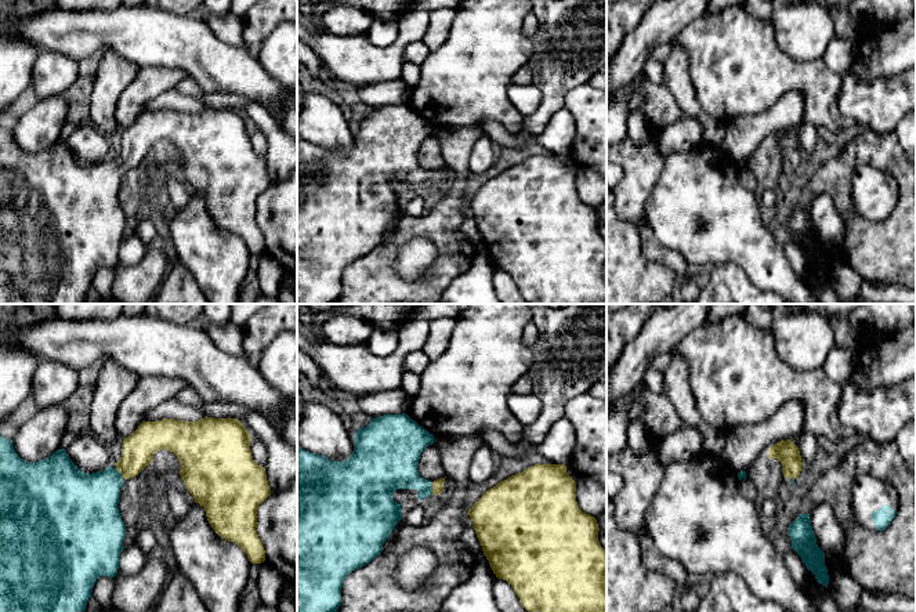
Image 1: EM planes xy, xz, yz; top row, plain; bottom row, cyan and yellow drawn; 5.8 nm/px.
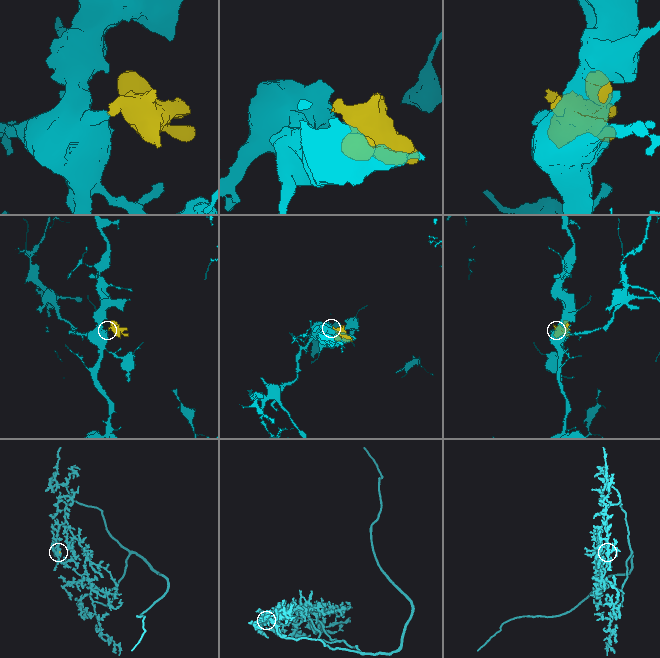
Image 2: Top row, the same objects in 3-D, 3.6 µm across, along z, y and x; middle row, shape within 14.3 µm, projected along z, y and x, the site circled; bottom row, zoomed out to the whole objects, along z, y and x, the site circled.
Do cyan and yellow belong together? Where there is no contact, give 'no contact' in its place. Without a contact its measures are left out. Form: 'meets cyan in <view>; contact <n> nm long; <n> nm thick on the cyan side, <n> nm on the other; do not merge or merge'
meets cyan in xz; contact 70 nm long; 260 nm thick on the cyan side, 60 nm on the other; merge

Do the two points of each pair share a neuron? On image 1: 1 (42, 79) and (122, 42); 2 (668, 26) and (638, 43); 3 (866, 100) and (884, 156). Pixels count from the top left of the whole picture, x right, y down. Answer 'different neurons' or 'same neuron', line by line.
1: different neurons
2: same neuron
3: different neurons

